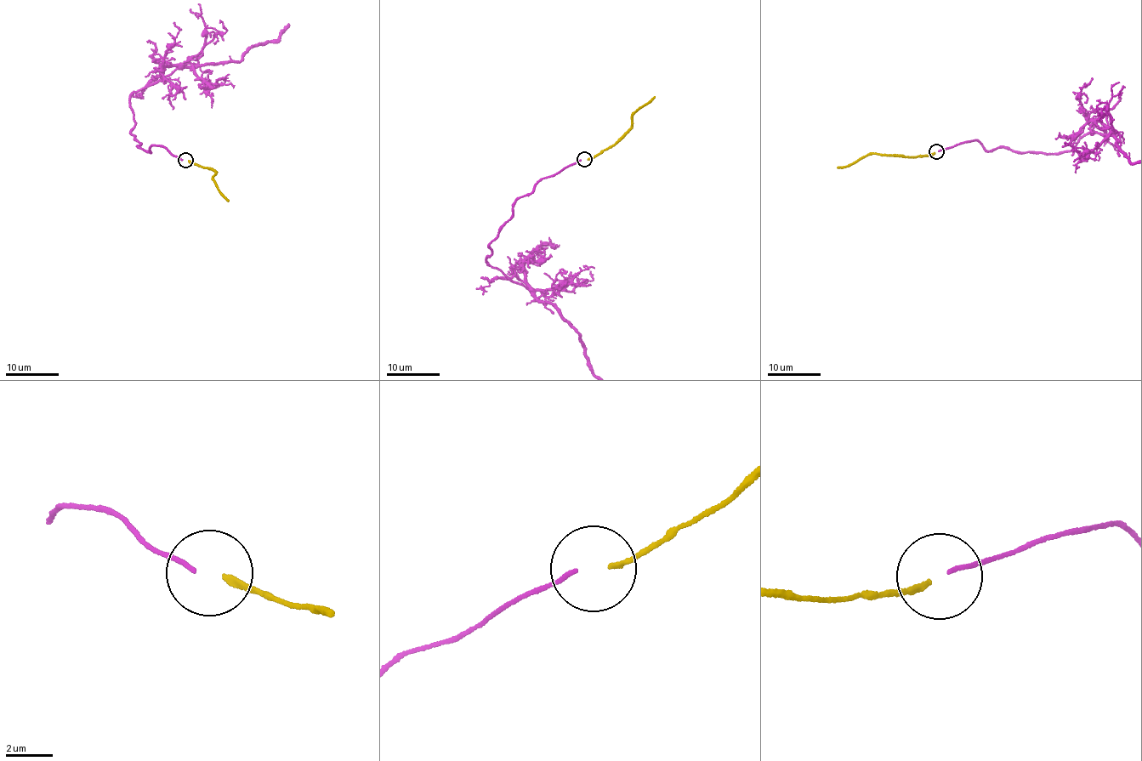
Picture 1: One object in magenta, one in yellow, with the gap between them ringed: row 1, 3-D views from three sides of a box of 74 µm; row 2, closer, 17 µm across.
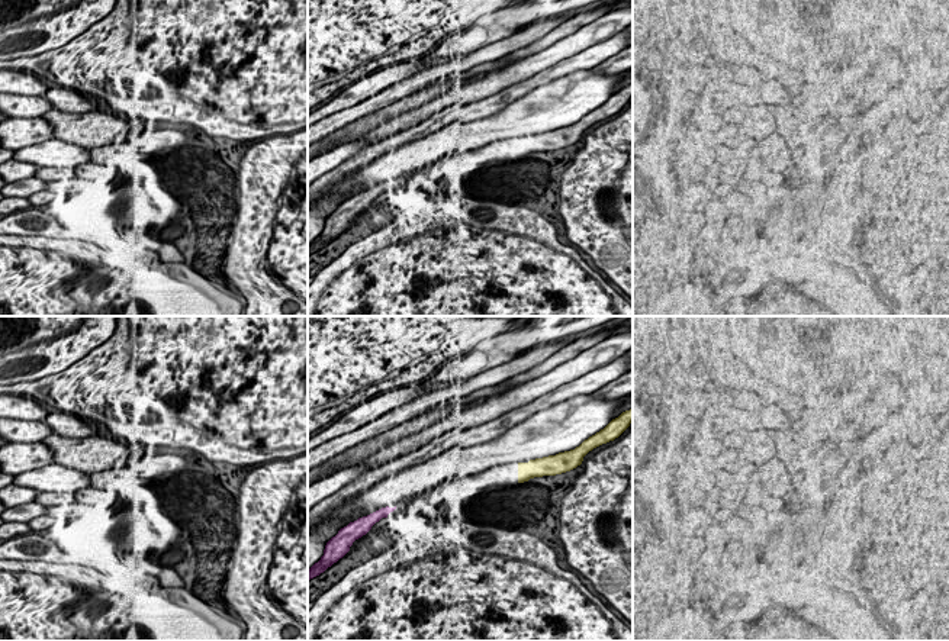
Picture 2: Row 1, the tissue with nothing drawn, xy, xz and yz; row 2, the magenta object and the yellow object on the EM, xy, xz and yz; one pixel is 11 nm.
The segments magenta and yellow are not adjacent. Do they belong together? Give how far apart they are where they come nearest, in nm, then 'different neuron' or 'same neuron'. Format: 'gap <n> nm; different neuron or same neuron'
gap 1400 nm; different neuron

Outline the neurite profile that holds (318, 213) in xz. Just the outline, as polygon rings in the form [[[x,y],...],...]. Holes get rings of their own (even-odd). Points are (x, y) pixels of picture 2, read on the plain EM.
[[[326,194],[308,210],[308,245],[324,231],[325,219],[344,203],[342,194]]]

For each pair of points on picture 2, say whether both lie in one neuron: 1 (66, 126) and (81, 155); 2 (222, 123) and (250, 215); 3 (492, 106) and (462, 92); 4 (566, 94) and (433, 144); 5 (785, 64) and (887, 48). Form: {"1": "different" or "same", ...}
{"1": "different", "2": "different", "3": "different", "4": "same", "5": "same"}

